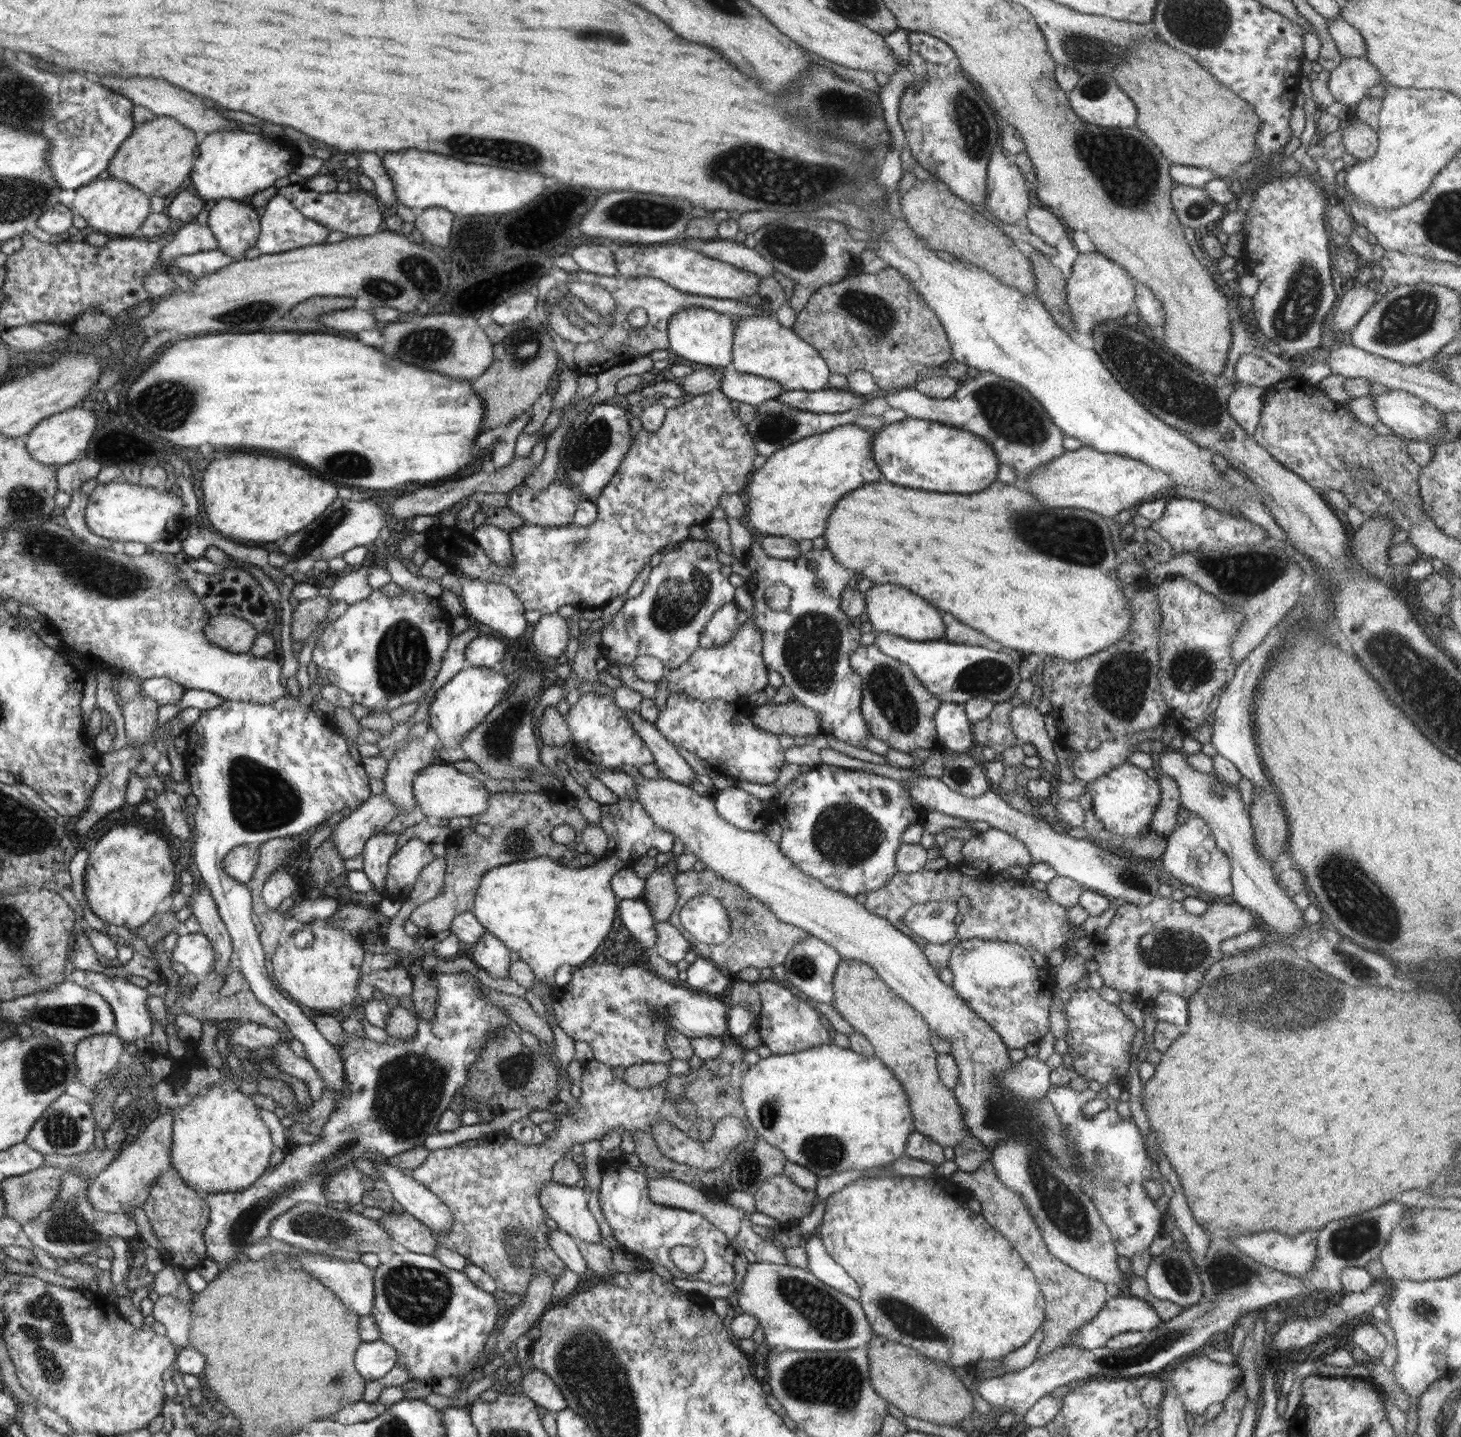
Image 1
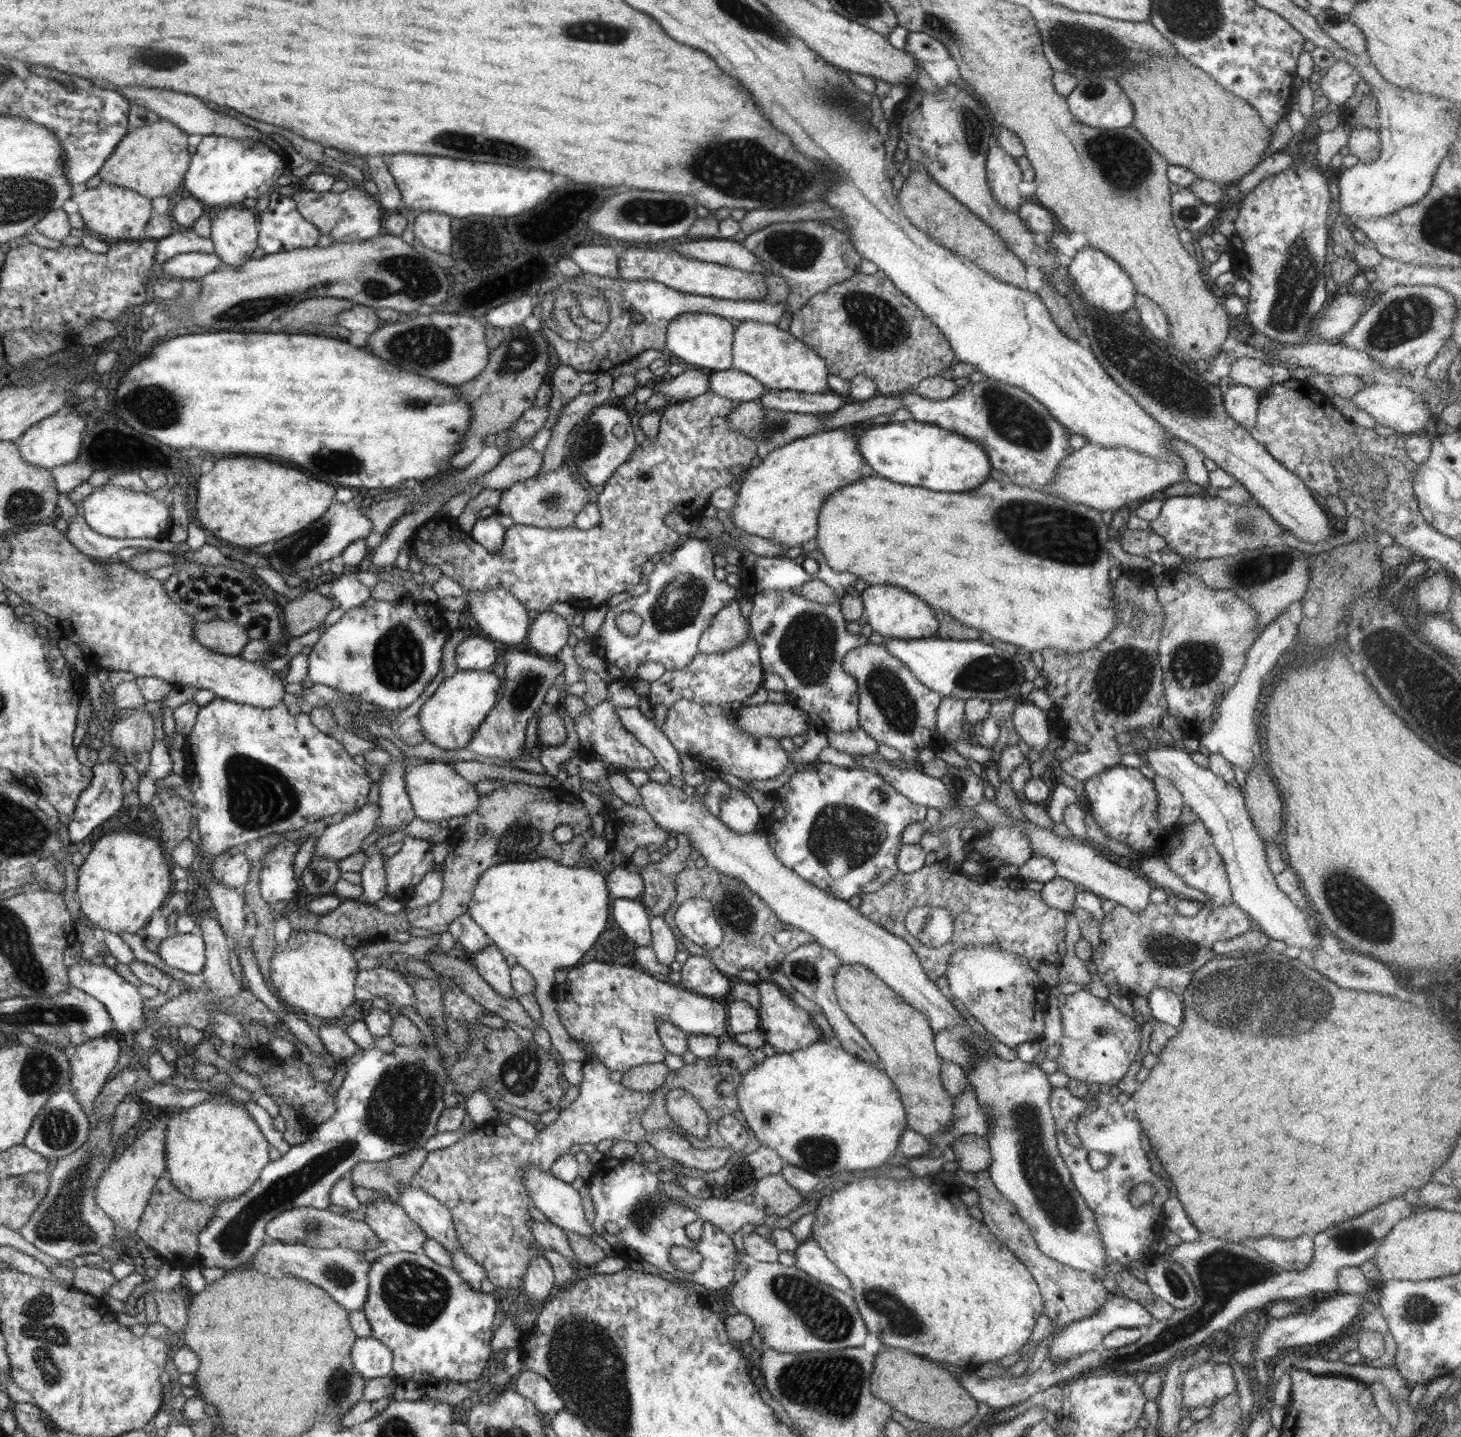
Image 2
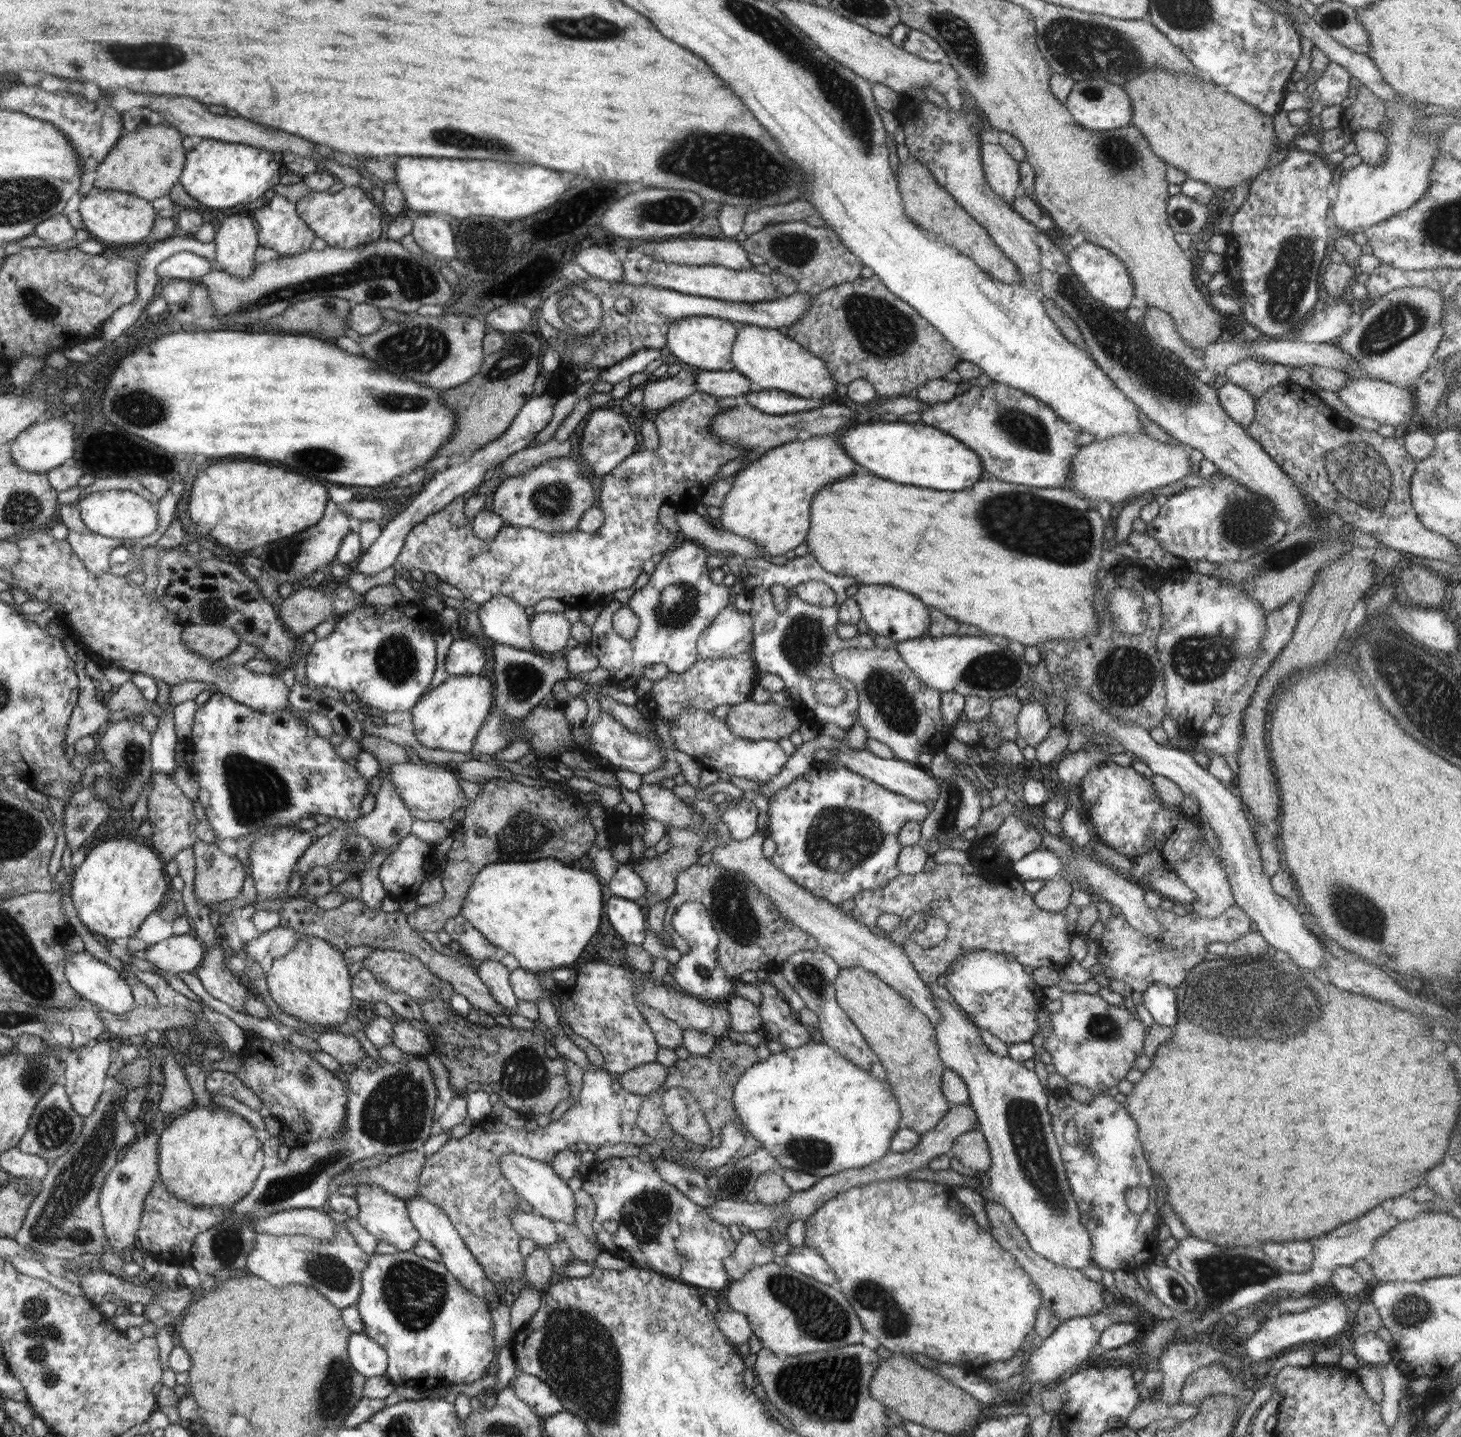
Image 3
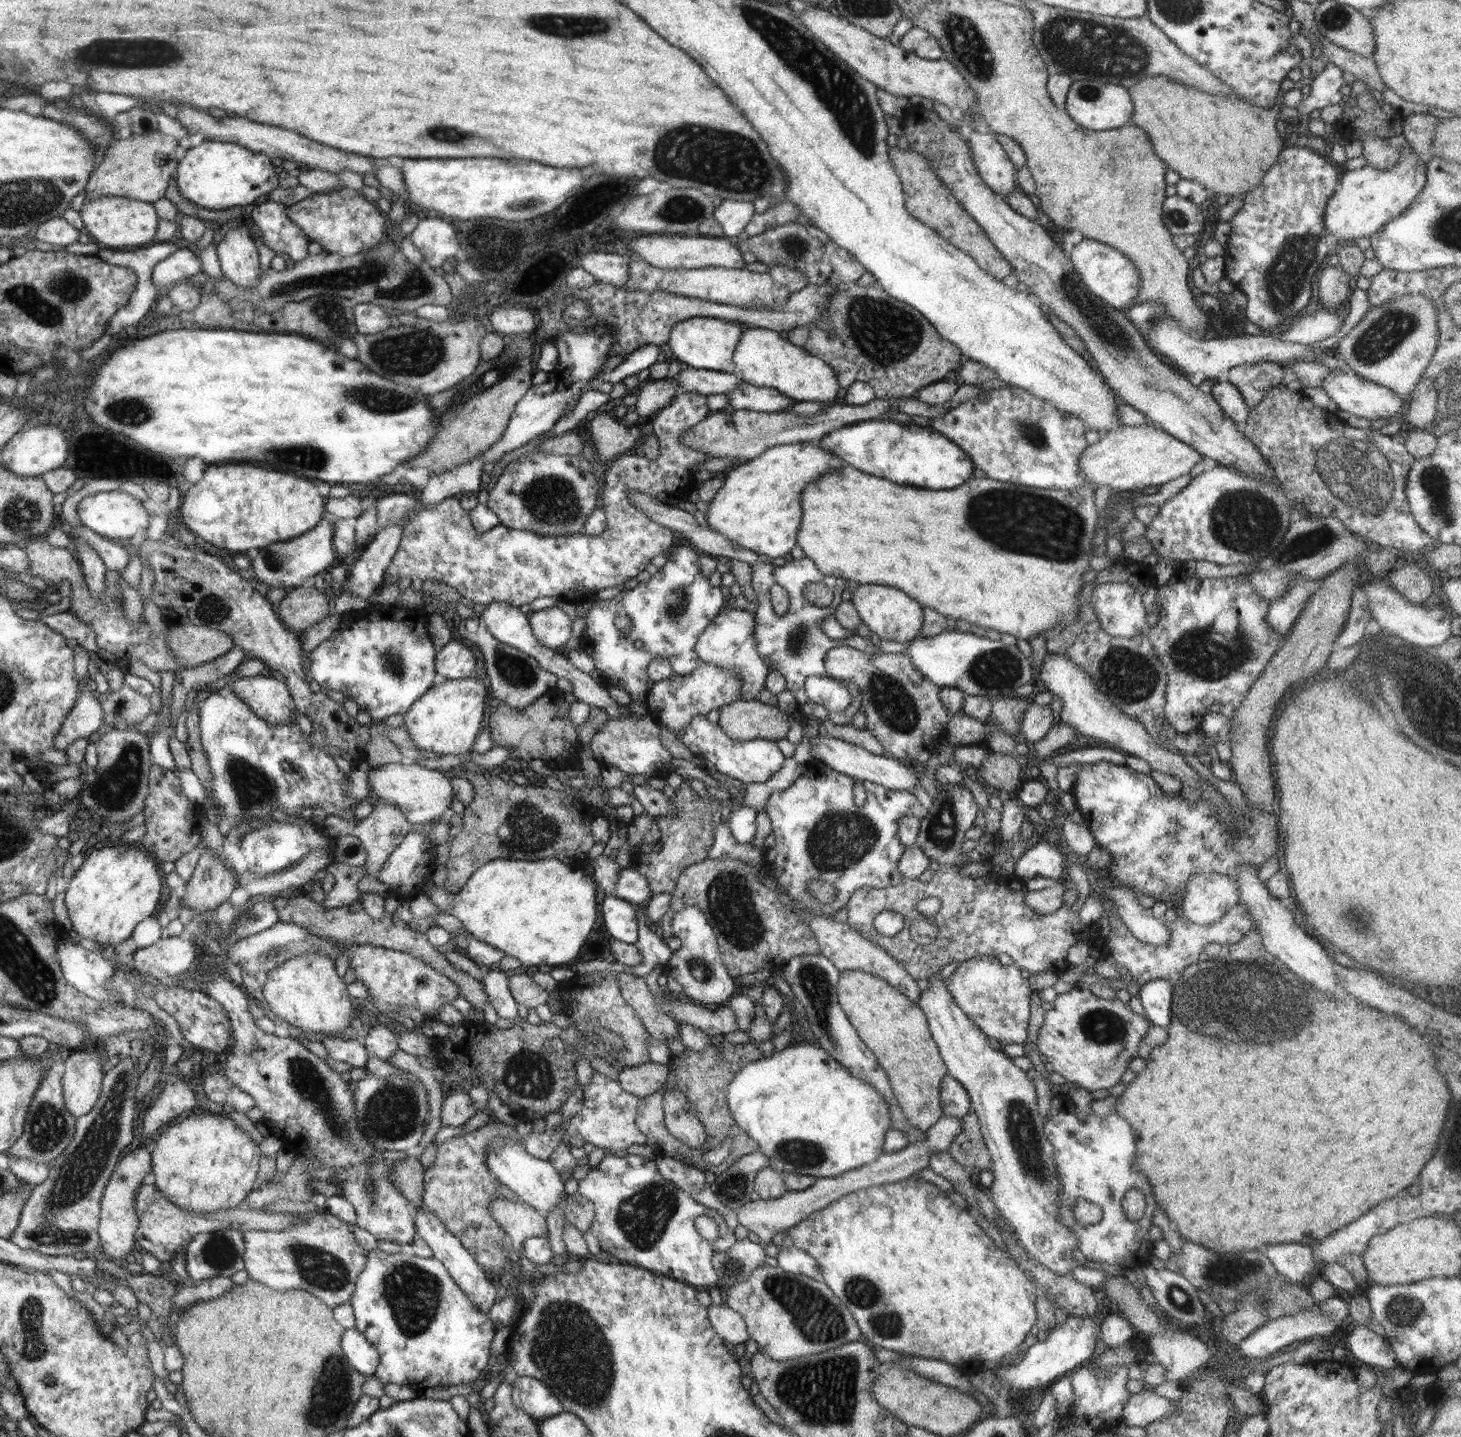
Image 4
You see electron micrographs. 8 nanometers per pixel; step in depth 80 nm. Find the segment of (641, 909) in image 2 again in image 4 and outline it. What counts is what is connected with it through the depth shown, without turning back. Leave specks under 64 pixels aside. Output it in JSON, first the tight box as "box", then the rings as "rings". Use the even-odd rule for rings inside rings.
{"box":[602,895,638,943],"rings":[[[612,895],[602,897],[604,926],[611,938],[635,943],[638,938],[636,905]]]}

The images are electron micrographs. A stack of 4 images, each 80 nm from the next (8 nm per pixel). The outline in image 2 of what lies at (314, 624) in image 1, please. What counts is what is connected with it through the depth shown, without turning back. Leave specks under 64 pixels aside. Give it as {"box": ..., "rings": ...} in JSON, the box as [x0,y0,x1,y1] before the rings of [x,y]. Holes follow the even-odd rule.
{"box":[284,583,336,637],"rings":[[[312,583],[302,596],[290,599],[284,604],[286,630],[295,637],[319,629],[331,610],[336,607],[334,600],[316,592]]]}

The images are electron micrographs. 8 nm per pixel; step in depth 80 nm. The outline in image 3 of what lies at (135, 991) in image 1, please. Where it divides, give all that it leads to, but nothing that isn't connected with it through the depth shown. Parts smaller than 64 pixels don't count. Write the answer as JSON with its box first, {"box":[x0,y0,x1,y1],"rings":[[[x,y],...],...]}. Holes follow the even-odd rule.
{"box":[67,949,136,1015],"rings":[[[84,949],[70,955],[67,960],[68,982],[81,997],[85,997],[96,1005],[108,1009],[117,1015],[125,1015],[136,1003],[132,997],[130,985],[122,979],[116,969],[111,968],[105,961],[99,960]]]}

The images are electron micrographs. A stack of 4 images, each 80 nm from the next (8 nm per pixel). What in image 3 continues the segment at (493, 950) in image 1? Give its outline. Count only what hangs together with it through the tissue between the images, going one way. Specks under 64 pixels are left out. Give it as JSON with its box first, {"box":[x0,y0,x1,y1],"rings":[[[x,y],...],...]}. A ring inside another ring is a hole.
{"box":[476,958,519,1016],"rings":[[[494,958],[482,962],[476,971],[497,1004],[505,1008],[505,1015],[509,1016],[509,1014],[515,1015],[518,1013],[519,998],[513,993],[513,988],[509,981],[511,972]]]}

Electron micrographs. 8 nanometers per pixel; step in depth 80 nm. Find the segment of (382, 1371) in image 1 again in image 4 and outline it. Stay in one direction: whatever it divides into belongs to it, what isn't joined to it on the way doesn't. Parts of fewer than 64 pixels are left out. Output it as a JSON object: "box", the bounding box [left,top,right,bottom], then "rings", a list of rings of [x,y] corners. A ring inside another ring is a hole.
{"box":[342,1328,380,1376],"rings":[[[355,1328],[344,1331],[342,1339],[344,1356],[349,1360],[351,1367],[366,1376],[375,1374],[380,1354],[376,1346]]]}

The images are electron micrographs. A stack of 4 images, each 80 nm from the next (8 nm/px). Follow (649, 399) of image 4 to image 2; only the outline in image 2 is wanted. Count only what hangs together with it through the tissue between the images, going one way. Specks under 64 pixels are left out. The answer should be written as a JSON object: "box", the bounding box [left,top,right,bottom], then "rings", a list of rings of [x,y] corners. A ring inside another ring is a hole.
{"box":[655,369,710,404],"rings":[[[687,369],[676,377],[656,382],[655,393],[668,397],[667,402],[673,404],[681,403],[686,399],[702,396],[710,392],[709,374],[710,369]]]}

